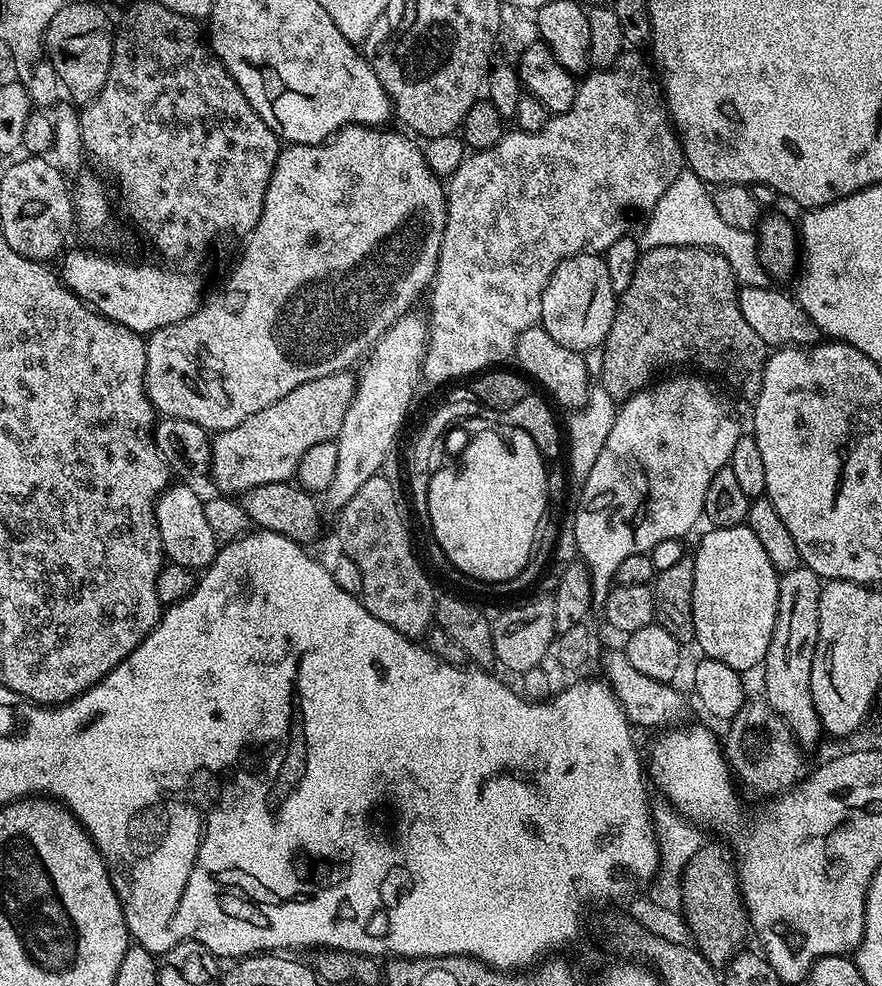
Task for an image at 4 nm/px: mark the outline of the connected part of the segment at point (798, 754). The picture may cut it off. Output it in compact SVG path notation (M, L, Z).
M764 706L757 712L750 712L745 710L732 717L727 725L728 737L722 740L722 751L733 777L741 785L744 783L750 791L772 798L795 788L804 779L805 753L797 744L796 735L779 714Z

